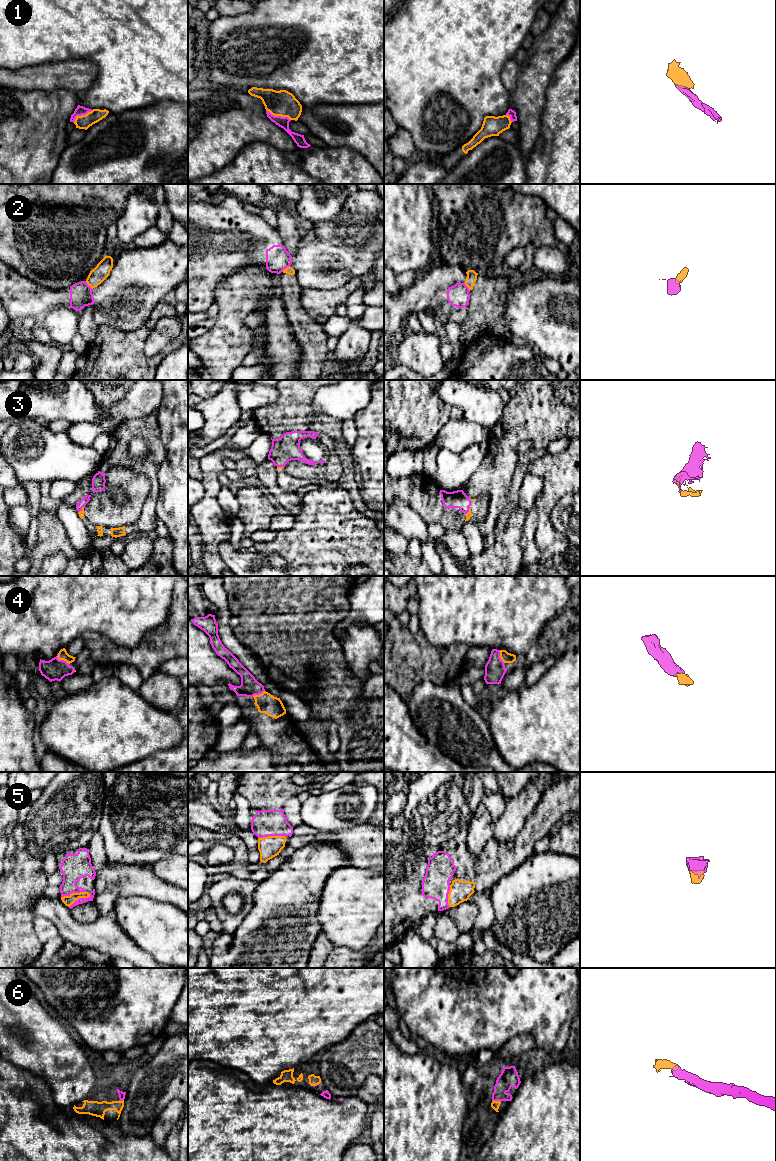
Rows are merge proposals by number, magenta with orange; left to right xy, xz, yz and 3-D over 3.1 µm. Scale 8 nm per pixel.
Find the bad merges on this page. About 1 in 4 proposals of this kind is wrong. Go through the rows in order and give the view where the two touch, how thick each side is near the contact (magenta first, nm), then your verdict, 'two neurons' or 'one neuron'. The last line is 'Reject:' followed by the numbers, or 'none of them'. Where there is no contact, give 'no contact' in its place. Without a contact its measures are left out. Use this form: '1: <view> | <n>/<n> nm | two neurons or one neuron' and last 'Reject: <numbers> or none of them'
1: xz | 90/220 nm | one neuron
2: xy | 180/130 nm | two neurons
3: xy | 70/50 nm | one neuron
4: xy | 170/80 nm | one neuron
5: xy | 200/80 nm | one neuron
6: yz | 150/70 nm | one neuron
Reject: 2

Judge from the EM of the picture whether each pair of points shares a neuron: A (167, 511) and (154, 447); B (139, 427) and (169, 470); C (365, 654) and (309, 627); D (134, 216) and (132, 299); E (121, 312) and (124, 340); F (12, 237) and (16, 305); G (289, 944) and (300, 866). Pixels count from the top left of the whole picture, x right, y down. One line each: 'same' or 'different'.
A: different
B: different
C: different
D: different
E: different
F: same
G: same

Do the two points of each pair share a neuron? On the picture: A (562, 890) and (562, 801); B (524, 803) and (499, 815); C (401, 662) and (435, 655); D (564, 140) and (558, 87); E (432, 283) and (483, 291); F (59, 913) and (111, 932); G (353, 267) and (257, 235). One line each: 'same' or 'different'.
A: different
B: same
C: same
D: same
E: same
F: same
G: same

